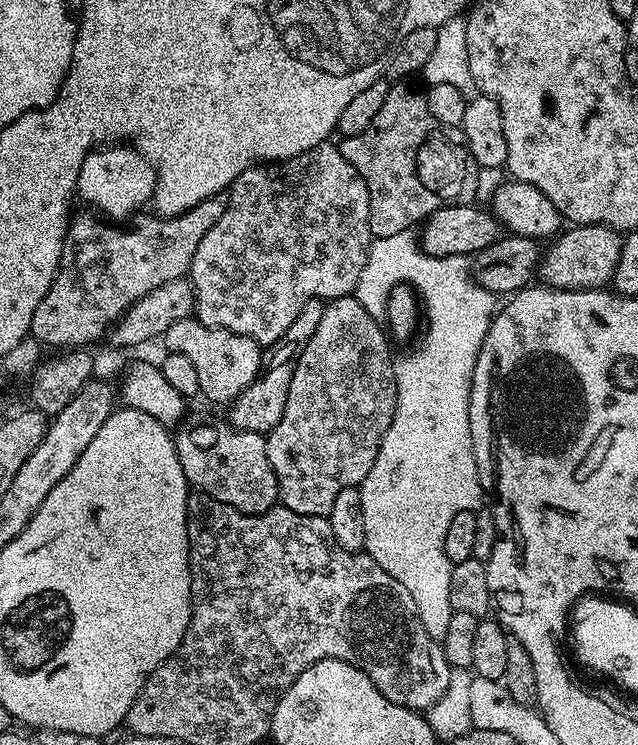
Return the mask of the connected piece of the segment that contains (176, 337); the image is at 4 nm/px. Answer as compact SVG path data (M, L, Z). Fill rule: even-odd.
M189 318L174 322L165 330L162 343L168 352L186 354L198 373L198 386L203 399L213 400L216 404L231 405L233 400L254 382L262 371L262 348L251 336L234 334L230 330L211 328L201 320Z

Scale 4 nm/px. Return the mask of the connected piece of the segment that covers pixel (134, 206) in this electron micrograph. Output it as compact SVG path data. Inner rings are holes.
M106 146L89 152L79 168L77 197L94 206L95 211L114 222L148 204L156 188L155 169L143 155L130 146Z

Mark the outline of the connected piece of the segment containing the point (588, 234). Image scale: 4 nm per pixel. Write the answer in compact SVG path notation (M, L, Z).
M578 224L561 231L551 241L549 248L543 249L540 257L538 276L549 288L565 288L566 290L586 290L587 288L604 288L611 285L612 276L616 273L622 236L615 228L607 228L604 224Z

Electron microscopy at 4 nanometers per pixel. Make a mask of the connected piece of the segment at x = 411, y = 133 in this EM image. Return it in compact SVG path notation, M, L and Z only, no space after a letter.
M412 82L393 83L374 122L362 134L343 137L338 144L346 162L366 182L373 237L415 229L439 208L470 204L478 196L478 169L468 147L430 114L425 89L408 83Z

